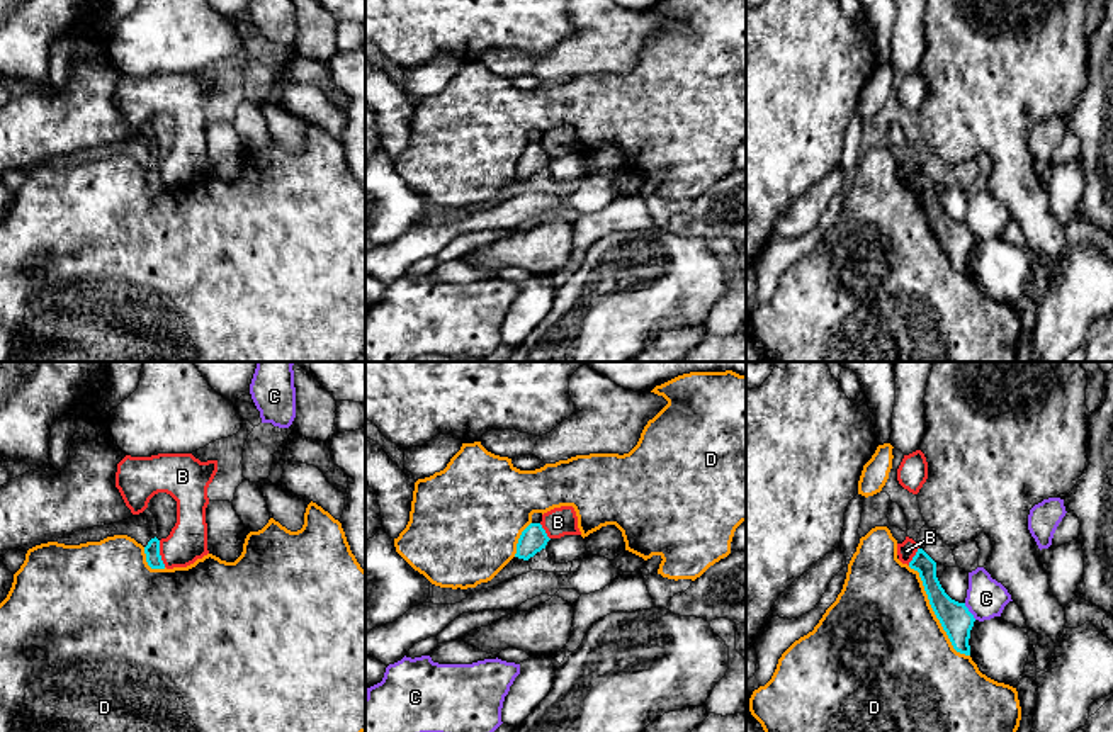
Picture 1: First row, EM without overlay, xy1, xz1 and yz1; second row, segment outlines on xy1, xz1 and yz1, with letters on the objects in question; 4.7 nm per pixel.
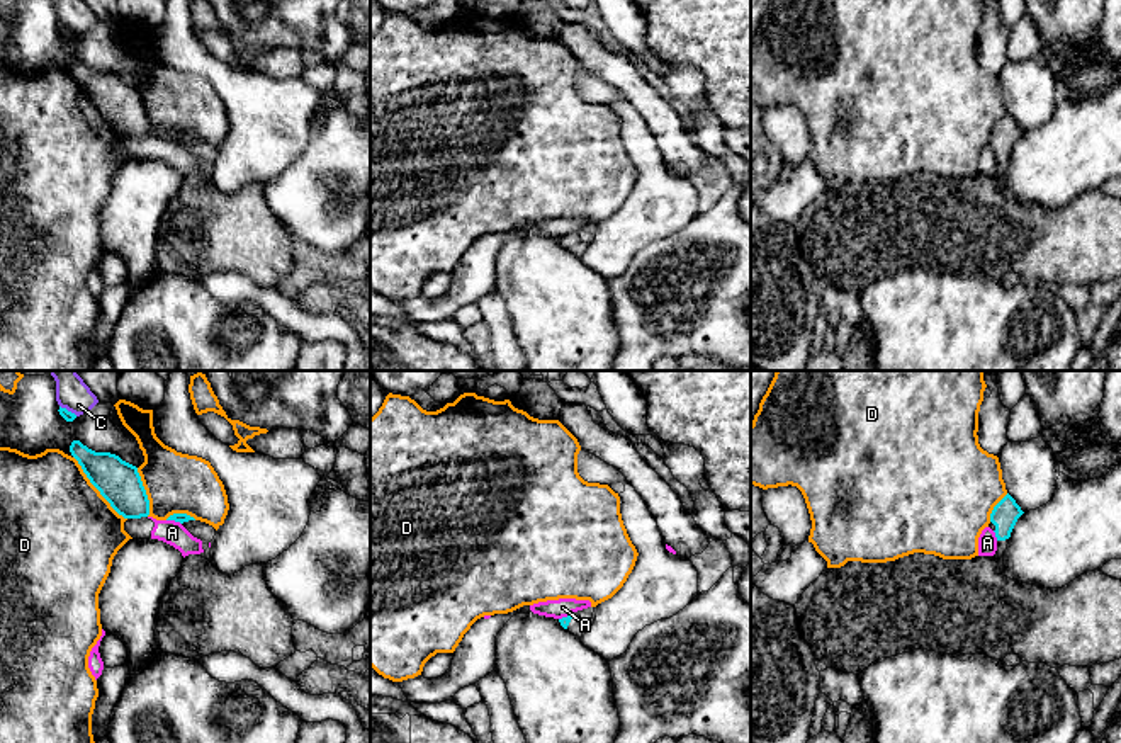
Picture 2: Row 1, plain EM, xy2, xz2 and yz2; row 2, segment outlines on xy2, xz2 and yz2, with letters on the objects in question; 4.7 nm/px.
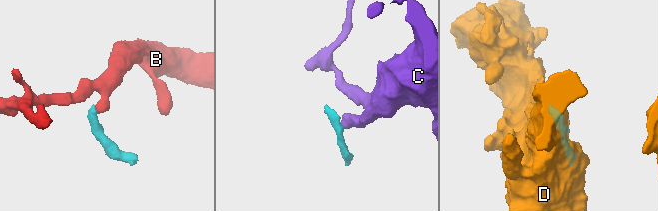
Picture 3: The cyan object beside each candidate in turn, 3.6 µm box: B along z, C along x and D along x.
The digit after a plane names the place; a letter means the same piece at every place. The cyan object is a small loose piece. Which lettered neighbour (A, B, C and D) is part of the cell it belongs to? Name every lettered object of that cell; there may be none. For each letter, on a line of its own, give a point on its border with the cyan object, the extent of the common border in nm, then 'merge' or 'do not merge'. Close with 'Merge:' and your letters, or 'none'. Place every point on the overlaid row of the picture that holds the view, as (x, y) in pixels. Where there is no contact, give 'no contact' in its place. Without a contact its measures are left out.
A: contact xy2 (174, 519); length 80 nm; do not merge
B: contact xy1 (158, 554); length 130 nm; do not merge
C: contact yz1 (969, 612); length 100 nm; do not merge
D: contact yz1 (935, 613); length 500 nm; do not merge
Merge: none

